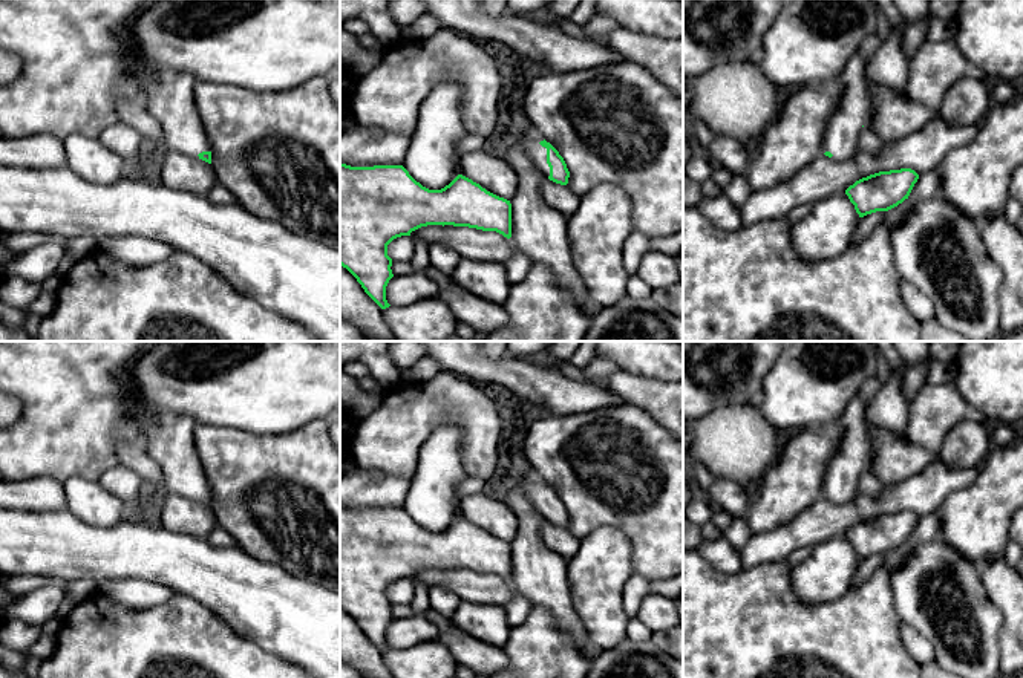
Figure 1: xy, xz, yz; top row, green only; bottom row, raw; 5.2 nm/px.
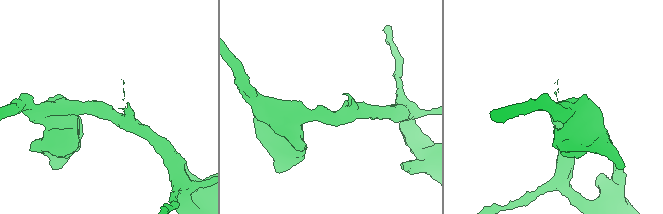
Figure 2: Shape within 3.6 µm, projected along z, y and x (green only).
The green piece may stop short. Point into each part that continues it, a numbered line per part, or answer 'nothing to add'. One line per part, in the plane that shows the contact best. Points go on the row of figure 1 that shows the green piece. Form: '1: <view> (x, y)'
1: xz (530, 141)

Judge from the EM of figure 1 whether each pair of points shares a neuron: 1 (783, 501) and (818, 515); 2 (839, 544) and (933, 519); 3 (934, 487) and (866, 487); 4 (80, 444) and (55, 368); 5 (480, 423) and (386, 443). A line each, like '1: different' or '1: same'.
1: different
2: different
3: different
4: same
5: same

